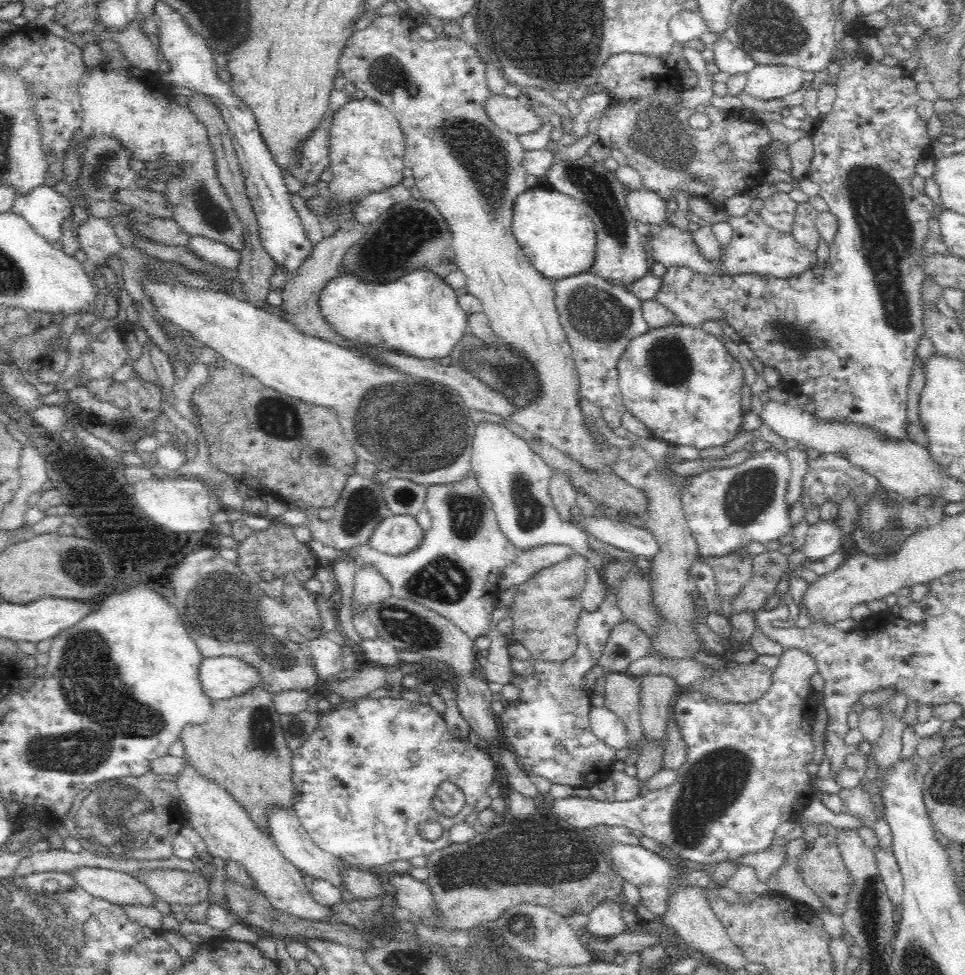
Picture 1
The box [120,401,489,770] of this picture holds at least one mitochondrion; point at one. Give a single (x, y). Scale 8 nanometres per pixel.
(222, 606)

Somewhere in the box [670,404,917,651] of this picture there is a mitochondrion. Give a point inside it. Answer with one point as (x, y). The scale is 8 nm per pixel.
(749, 494)

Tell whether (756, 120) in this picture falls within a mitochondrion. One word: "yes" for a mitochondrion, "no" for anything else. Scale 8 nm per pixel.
no

